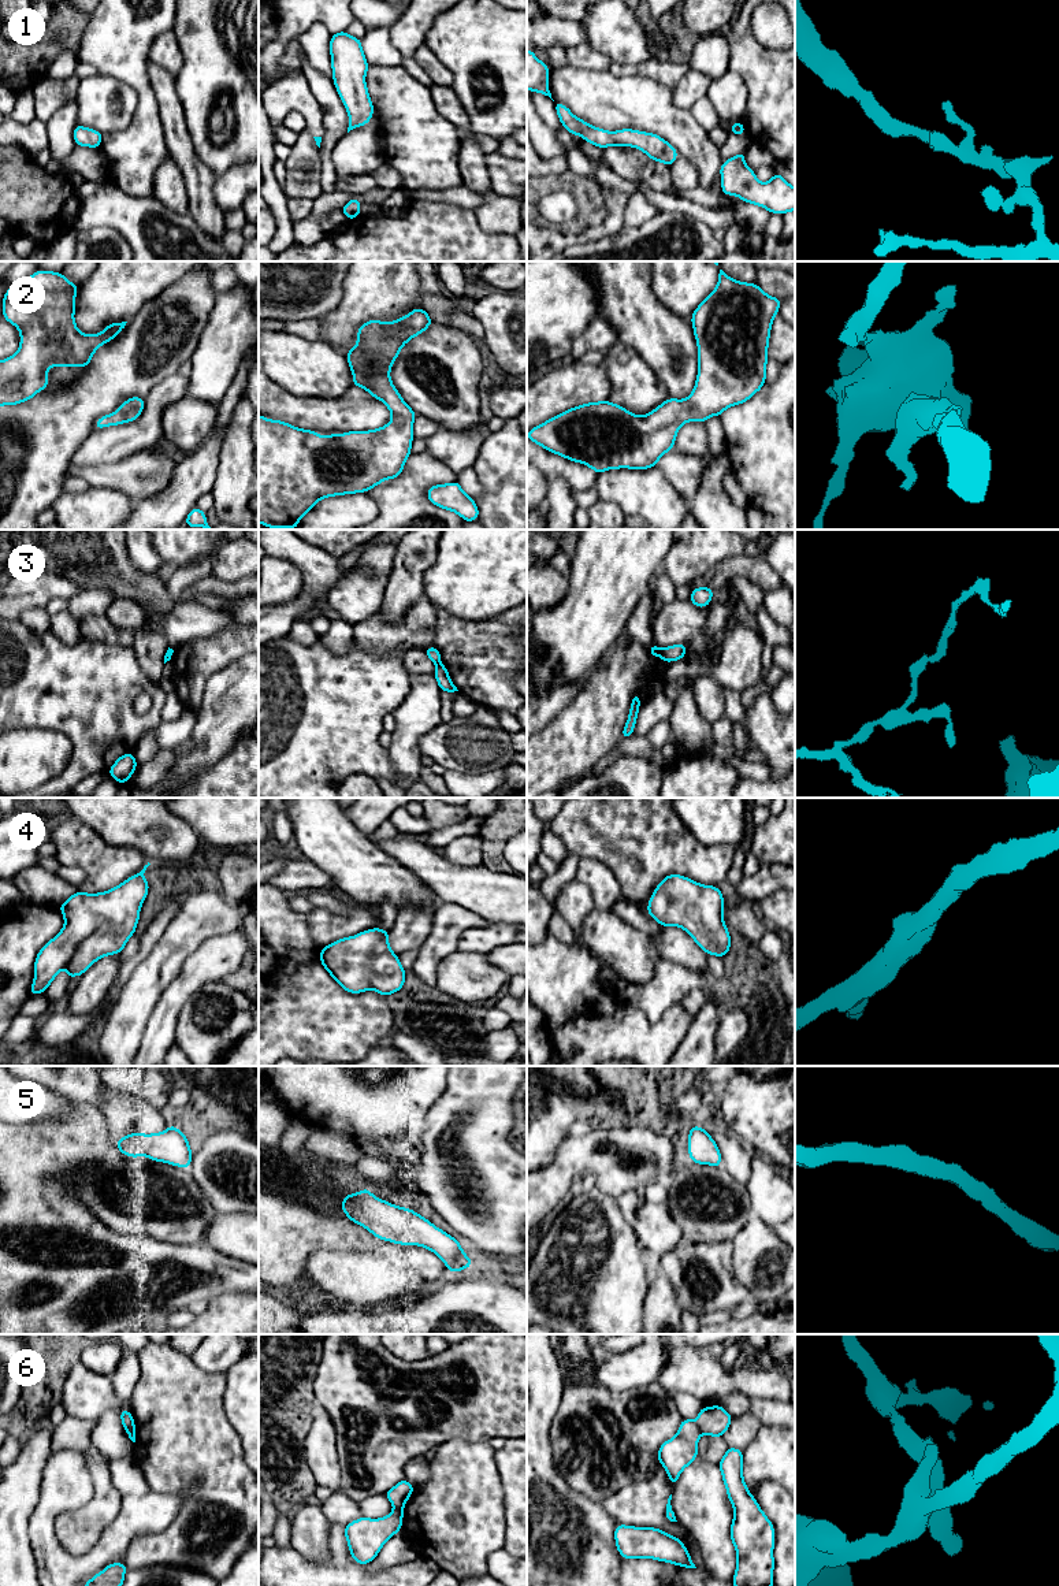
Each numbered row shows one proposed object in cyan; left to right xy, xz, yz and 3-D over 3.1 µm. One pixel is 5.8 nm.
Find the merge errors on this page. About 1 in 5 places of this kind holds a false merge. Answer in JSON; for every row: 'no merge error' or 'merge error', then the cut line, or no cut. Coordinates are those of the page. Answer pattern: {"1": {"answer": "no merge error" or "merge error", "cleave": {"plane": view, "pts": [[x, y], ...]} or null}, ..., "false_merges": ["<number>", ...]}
{"1": {"answer": "no merge error", "cleave": null}, "2": {"answer": "no merge error", "cleave": null}, "3": {"answer": "merge error", "cleave": {"plane": "xz", "pts": [[439, 661], [437, 664]]}}, "4": {"answer": "no merge error", "cleave": null}, "5": {"answer": "no merge error", "cleave": null}, "6": {"answer": "merge error", "cleave": {"plane": "yz", "pts": [[695, 1421], [701, 1433]]}}, "false_merges": ["3", "6"]}

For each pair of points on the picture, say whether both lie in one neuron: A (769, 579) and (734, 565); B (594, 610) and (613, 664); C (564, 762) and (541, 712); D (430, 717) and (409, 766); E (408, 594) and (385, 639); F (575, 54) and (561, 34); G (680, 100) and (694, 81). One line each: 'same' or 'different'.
A: same
B: different
C: different
D: same
E: different
F: different
G: same

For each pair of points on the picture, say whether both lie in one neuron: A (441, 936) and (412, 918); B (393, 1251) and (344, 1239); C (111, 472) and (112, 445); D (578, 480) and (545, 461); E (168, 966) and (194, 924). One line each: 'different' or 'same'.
A: different
B: different
C: different
D: same
E: same

